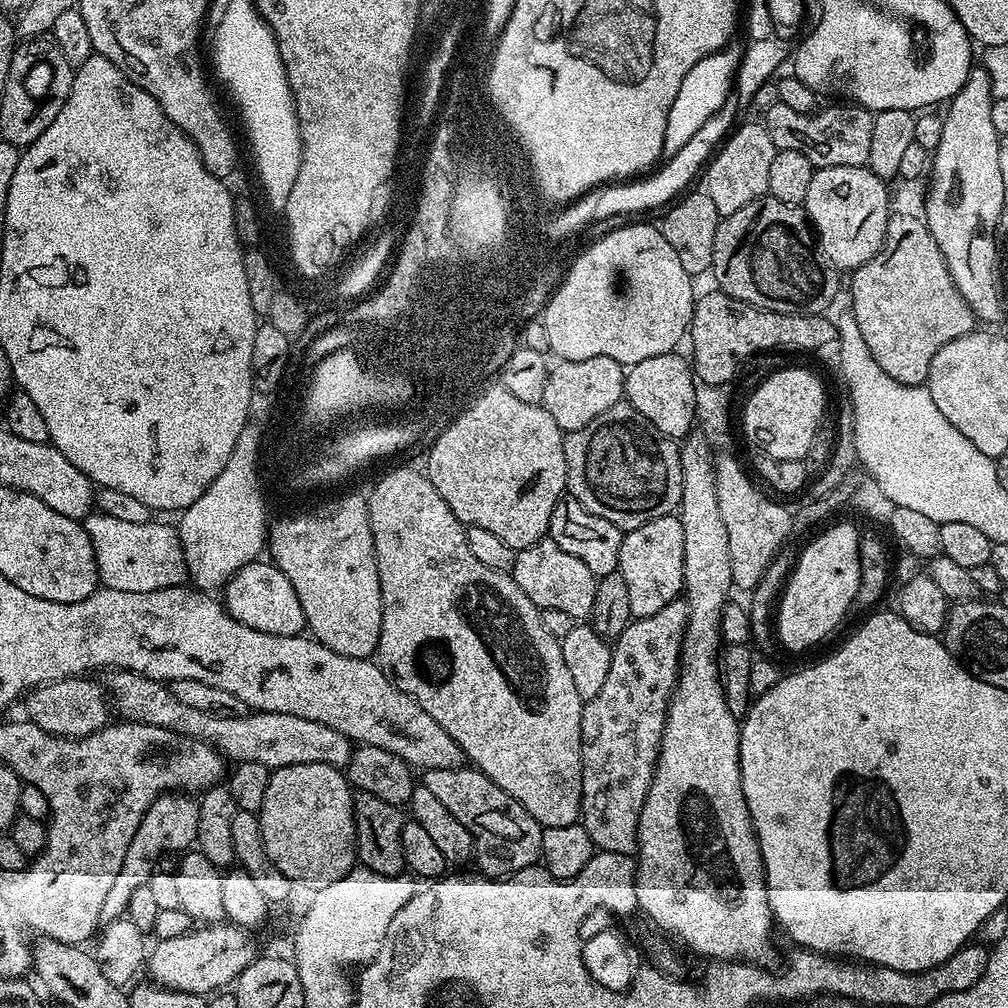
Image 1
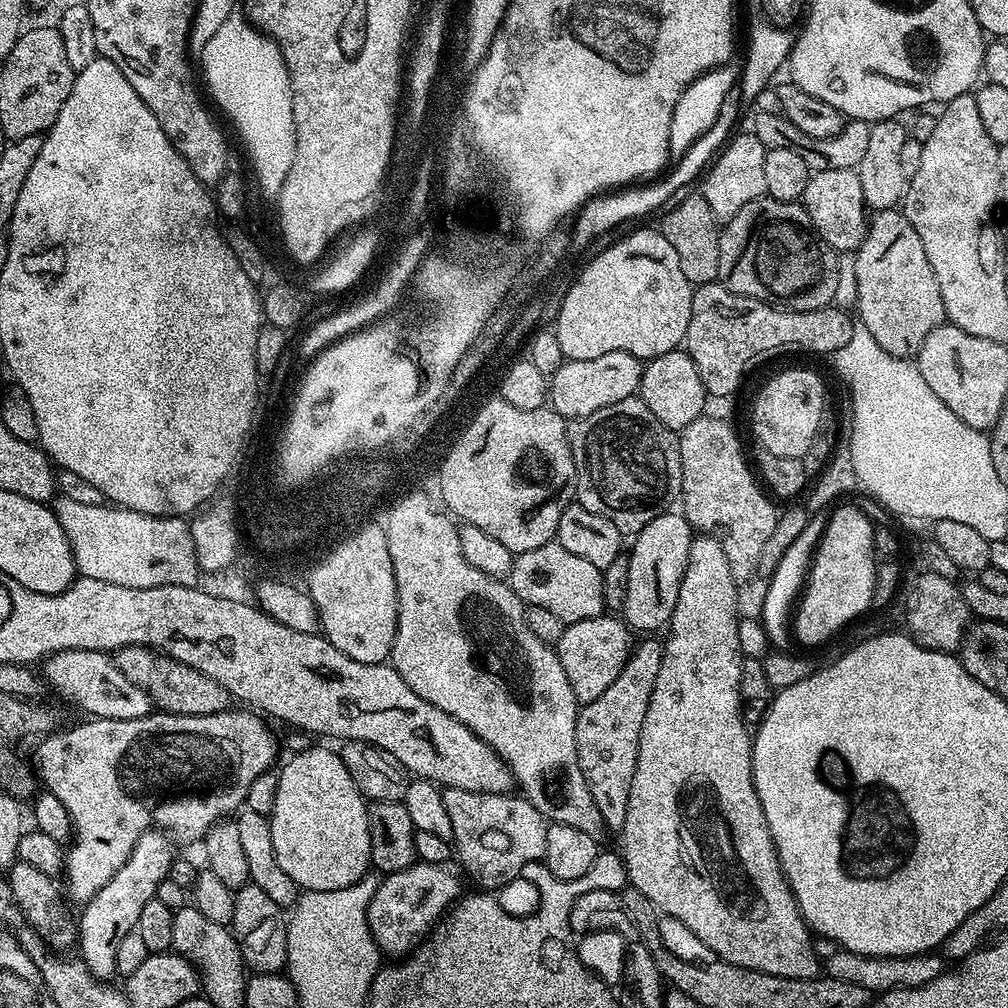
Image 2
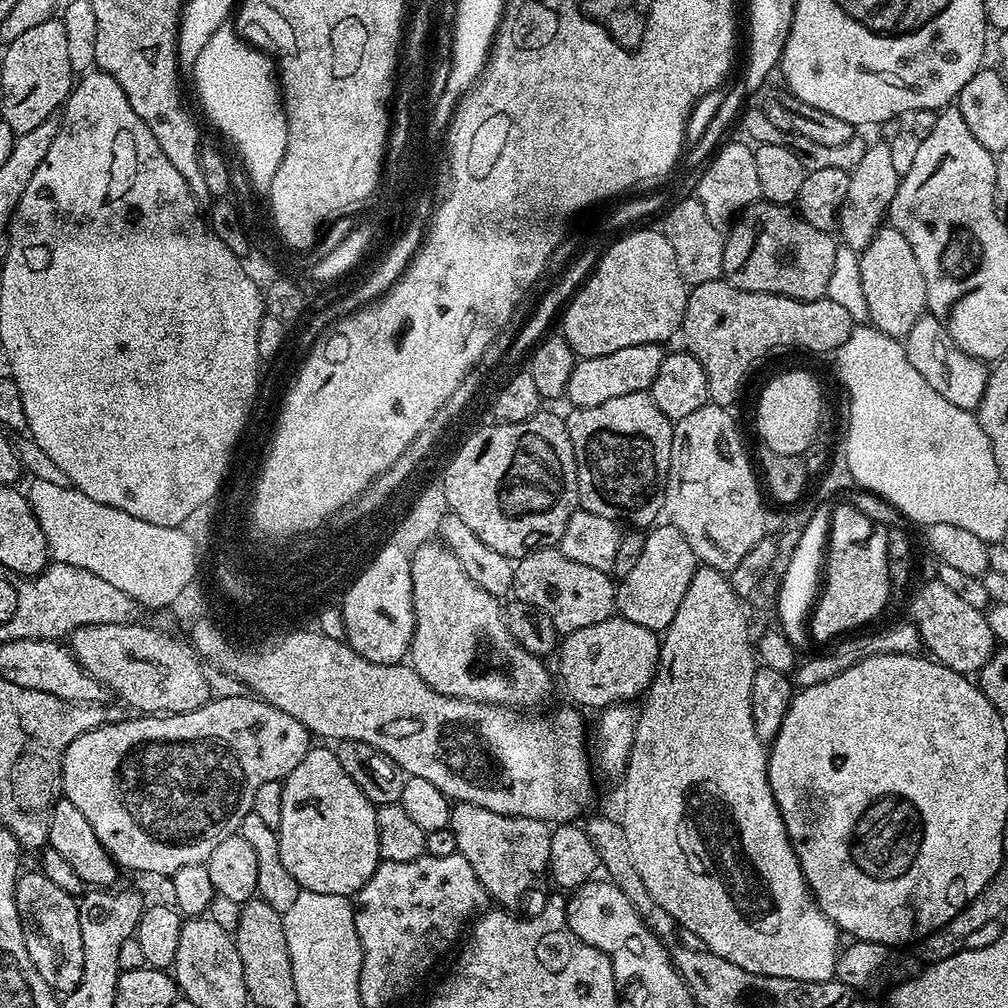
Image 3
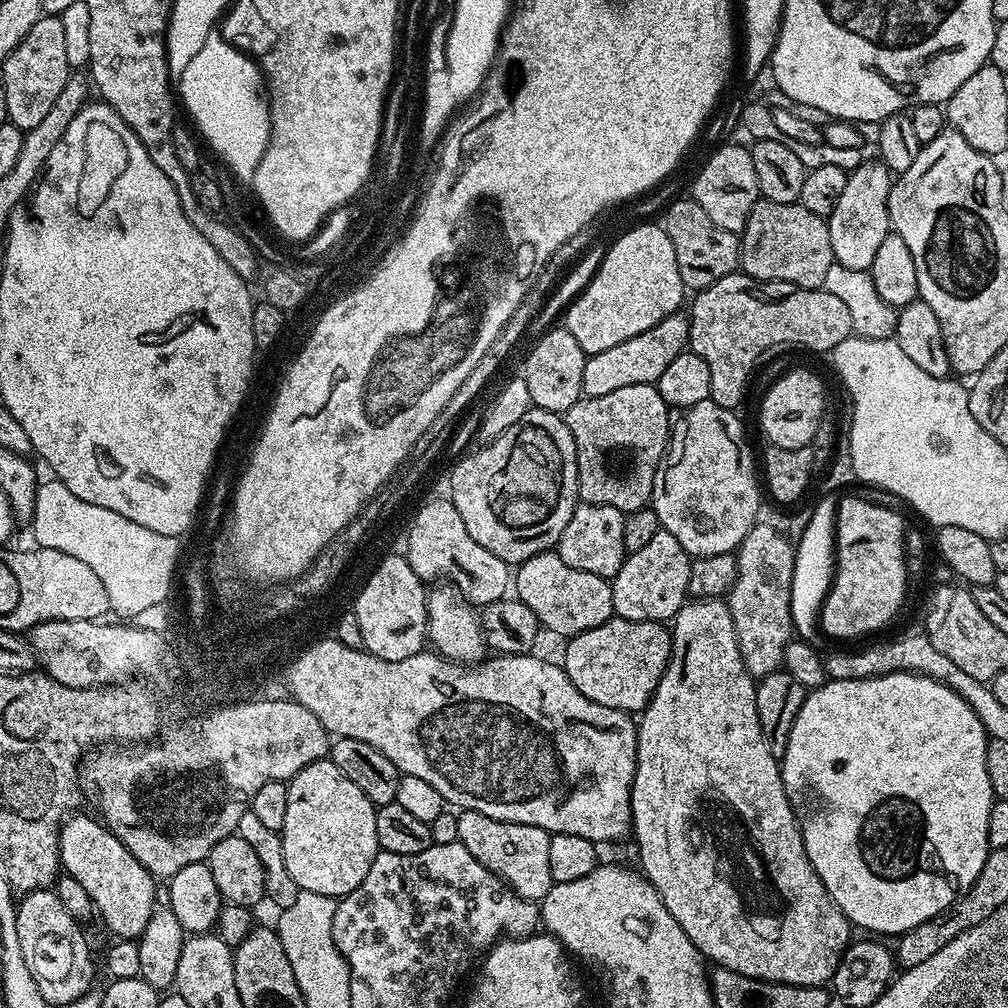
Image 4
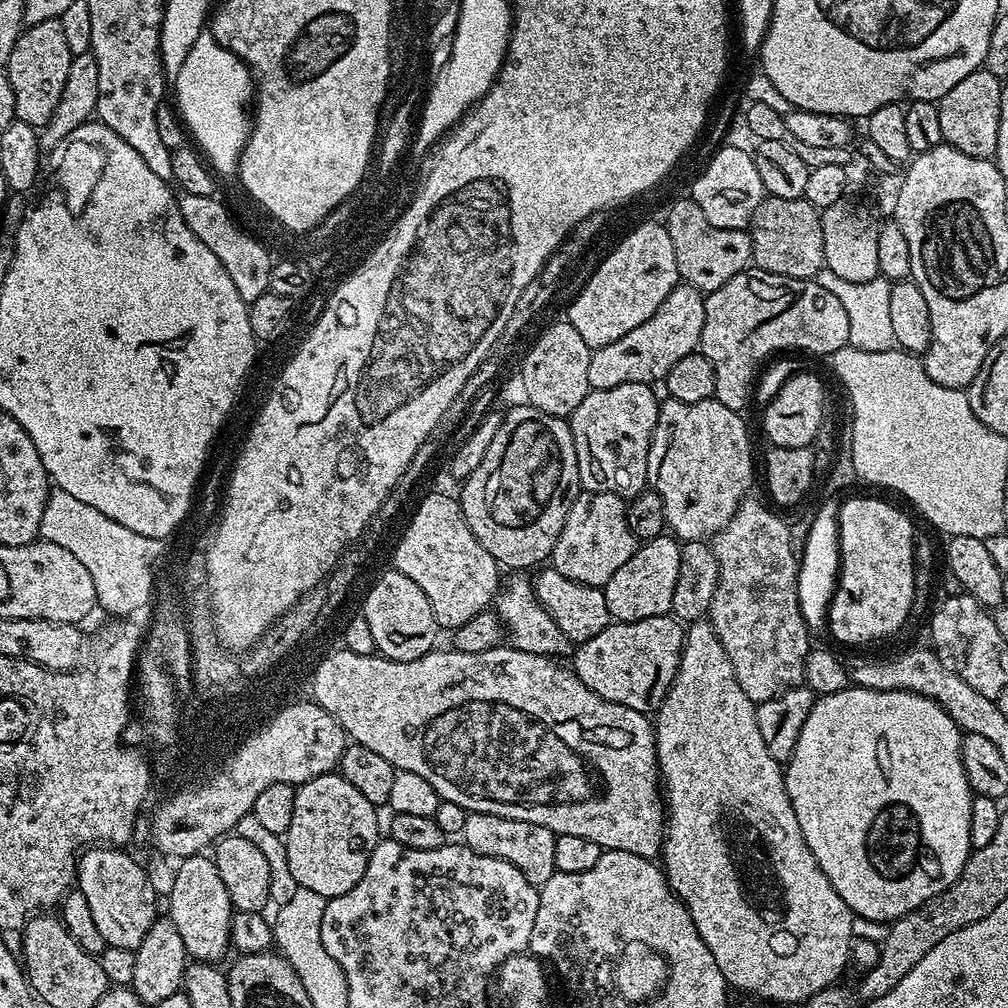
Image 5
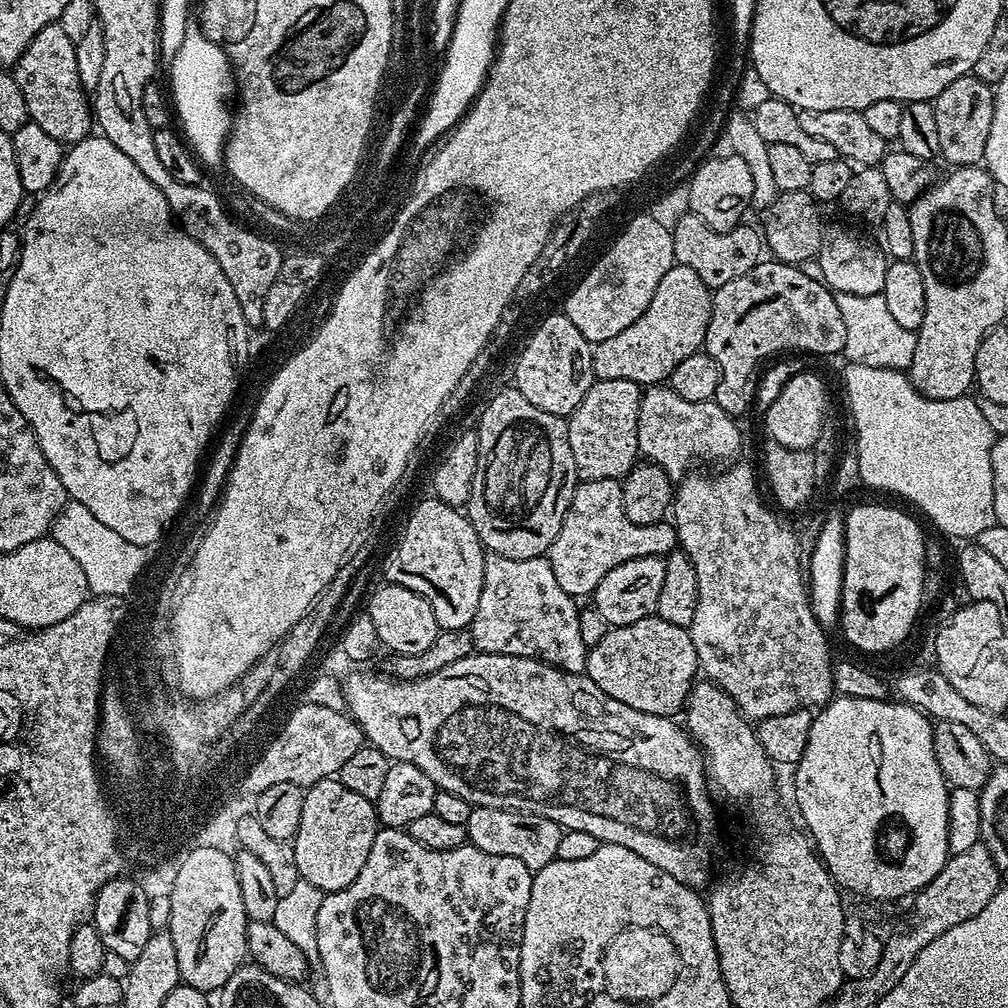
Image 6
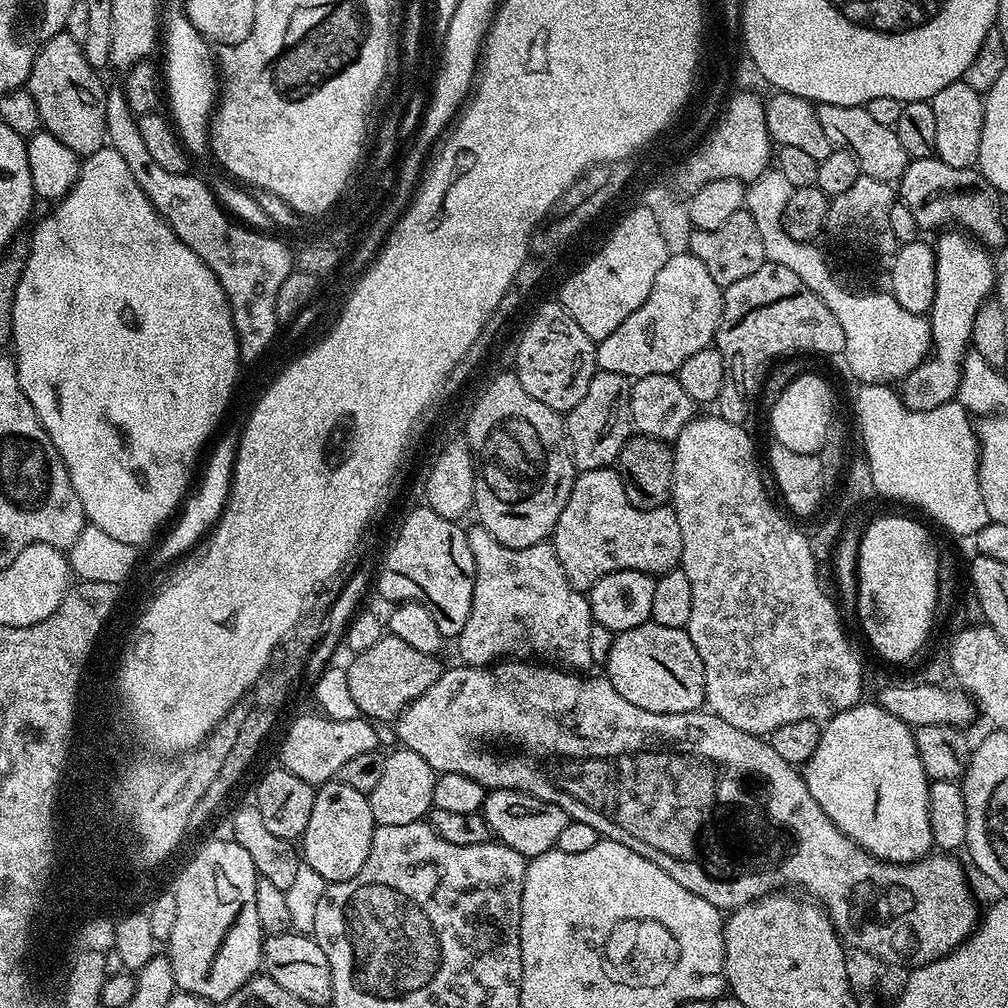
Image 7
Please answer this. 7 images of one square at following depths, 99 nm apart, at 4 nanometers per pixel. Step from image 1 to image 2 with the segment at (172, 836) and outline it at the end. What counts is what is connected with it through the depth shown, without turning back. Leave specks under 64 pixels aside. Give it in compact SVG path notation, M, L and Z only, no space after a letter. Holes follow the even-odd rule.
M163 831L143 832L122 870L118 870L118 874L114 874L114 878L110 878L110 882L106 882L106 886L102 886L102 890L98 890L98 894L79 909L78 956L94 978L108 982L113 979L111 976L117 975L118 945L126 934L136 931L138 917L142 915L146 902L155 900L158 886L169 879L174 859L171 843L173 841Z

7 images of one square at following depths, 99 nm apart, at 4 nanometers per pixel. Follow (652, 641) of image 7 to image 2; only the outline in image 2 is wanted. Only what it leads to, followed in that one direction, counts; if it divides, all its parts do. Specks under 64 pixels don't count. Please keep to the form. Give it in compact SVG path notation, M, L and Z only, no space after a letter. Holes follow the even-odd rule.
M612 614L586 618L582 622L567 625L554 646L558 658L562 662L562 670L566 670L566 678L570 678L570 686L574 686L574 694L581 705L594 702L618 674L622 674L622 666L626 666L628 657L634 647L633 633L623 619L616 620Z

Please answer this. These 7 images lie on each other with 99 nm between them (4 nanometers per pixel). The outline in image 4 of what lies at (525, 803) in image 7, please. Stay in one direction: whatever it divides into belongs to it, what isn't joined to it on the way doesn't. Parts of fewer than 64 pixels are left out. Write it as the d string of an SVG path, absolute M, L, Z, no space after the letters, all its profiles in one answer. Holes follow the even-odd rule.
M461 811L458 815L458 843L466 846L486 870L505 880L522 898L542 902L553 886L550 878L550 838L553 833L538 826L518 822L502 822L486 818L486 814Z

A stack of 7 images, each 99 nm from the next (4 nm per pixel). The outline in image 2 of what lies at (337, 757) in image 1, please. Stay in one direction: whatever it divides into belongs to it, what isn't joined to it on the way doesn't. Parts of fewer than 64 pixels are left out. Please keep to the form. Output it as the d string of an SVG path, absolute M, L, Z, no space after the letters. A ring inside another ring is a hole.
M62 650L43 661L42 679L49 689L60 692L77 704L88 718L98 720L133 720L149 715L154 705L151 698L134 686L107 652L98 650Z

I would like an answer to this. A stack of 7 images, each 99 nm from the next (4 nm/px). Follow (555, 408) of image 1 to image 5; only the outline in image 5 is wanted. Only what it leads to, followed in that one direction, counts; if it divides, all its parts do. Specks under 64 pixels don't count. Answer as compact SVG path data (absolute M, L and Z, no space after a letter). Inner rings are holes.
M683 282L658 306L655 314L642 326L634 326L630 334L622 334L618 342L595 349L590 358L589 389L610 390L610 386L622 386L630 382L655 385L670 374L670 369L686 354L697 351L702 338L702 322L706 318L705 293Z

